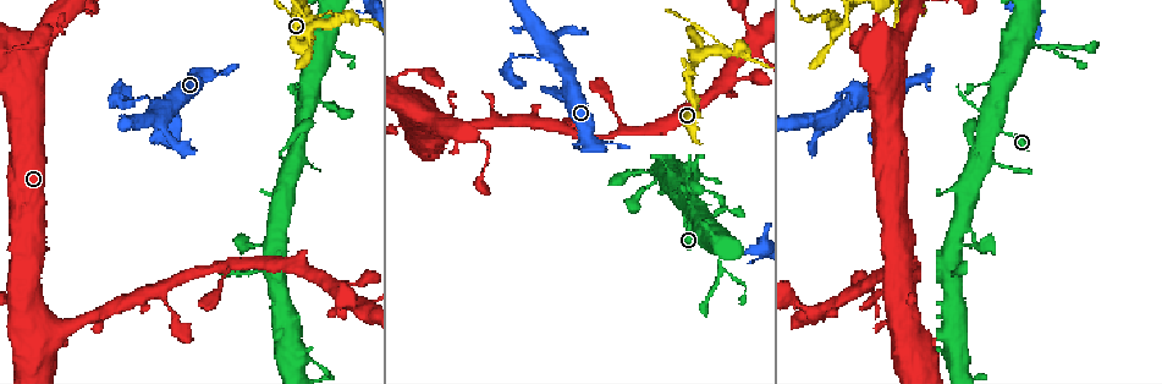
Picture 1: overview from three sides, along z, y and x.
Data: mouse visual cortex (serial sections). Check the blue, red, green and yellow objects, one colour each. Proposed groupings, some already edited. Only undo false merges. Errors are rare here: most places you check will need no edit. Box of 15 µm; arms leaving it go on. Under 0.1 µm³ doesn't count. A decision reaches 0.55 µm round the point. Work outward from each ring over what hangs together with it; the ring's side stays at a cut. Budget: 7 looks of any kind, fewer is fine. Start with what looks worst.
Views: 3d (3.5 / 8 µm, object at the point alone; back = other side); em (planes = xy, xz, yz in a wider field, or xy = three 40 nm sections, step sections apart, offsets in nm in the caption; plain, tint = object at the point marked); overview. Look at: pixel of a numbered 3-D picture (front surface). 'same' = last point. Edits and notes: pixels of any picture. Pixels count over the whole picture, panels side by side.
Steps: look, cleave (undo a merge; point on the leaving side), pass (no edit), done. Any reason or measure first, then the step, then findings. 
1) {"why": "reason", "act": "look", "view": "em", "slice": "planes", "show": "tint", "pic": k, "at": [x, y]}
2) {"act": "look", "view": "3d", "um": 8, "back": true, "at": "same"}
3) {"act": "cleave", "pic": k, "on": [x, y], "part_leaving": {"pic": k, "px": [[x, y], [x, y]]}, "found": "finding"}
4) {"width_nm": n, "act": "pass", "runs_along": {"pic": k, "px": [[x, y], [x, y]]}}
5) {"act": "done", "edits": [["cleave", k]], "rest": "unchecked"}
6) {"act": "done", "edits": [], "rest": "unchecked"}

{"why": "two arms in line, one across", "act": "look", "view": "3d", "um": 3.5, "pic": 1, "at": [728, 51]}

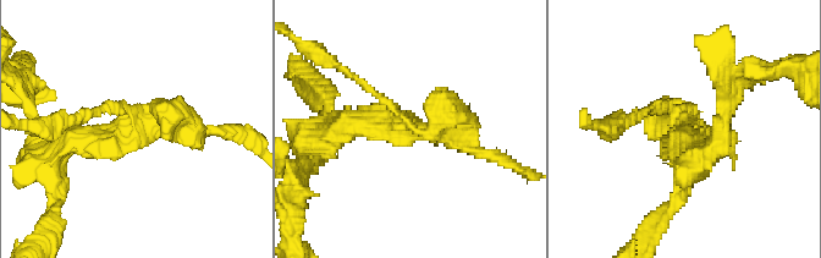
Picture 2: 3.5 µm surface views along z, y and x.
{"act": "look", "view": "em", "slice": "xy", "step": 1, "show": "tint", "pic": 2, "at": [134, 123]}

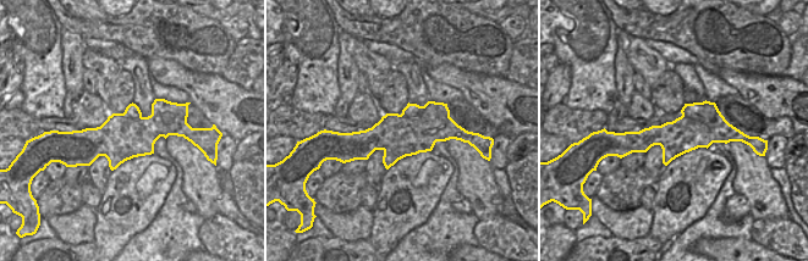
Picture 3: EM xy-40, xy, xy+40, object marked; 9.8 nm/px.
{"act": "cleave", "pic": 2, "on": [202, 128], "part_leaving": {"pic": 2, "px": [[158, 115], [172, 111], [198, 149]]}, "found": "two cells meet here"}

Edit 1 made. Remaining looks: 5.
{"why": "calibre changes", "act": "look", "view": "em", "slice": "xy", "step": 3, "show": "tint", "pic": 1, "at": [842, 95]}

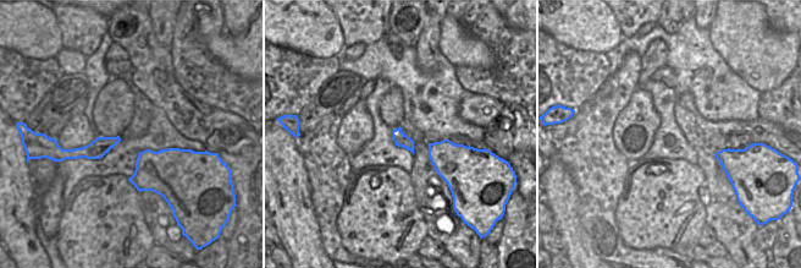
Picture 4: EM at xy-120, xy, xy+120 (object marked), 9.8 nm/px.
{"why": "see where the arms go", "act": "look", "view": "3d", "um": 3.5, "at": "same"}

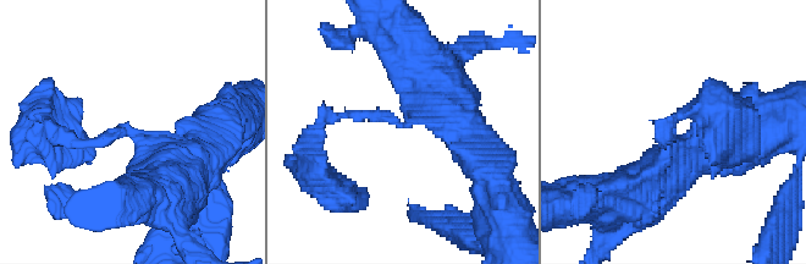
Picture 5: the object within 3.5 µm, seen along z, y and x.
{"arm_widths_nm": [150, 450], "act": "pass", "runs_along": {"pic": 5, "px": [[196, 158], [127, 131], [75, 143], [49, 124]]}, "found": "all the same cell"}

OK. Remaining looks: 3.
{"why": "side arm on a straight run", "act": "look", "view": "3d", "um": 8, "back": true, "pic": 1, "at": [230, 265]}

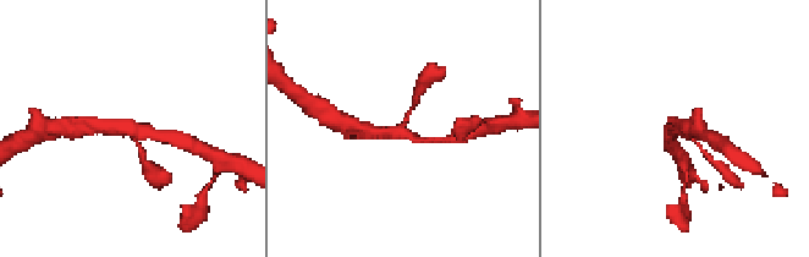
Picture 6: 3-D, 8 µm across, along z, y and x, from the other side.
{"why": "shape alone is not enough", "act": "look", "view": "em", "slice": "xy", "step": 1, "show": "tint", "pic": 6, "at": [670, 135]}

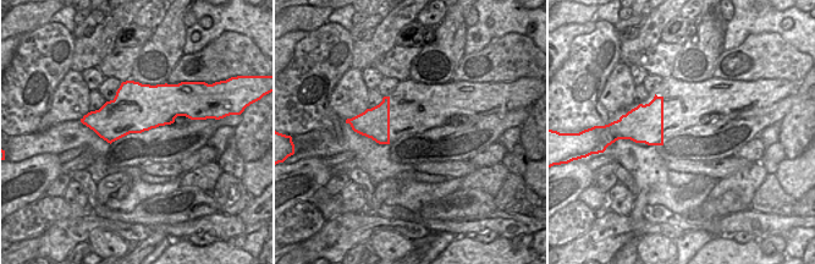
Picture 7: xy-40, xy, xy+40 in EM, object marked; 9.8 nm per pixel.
{"arm_widths_nm": [150, 150, 300], "act": "pass", "found": "continuous, no second cell"}

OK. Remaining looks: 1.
{"act": "done", "edits": [["cleave", 2]], "rest": "unchecked"}

